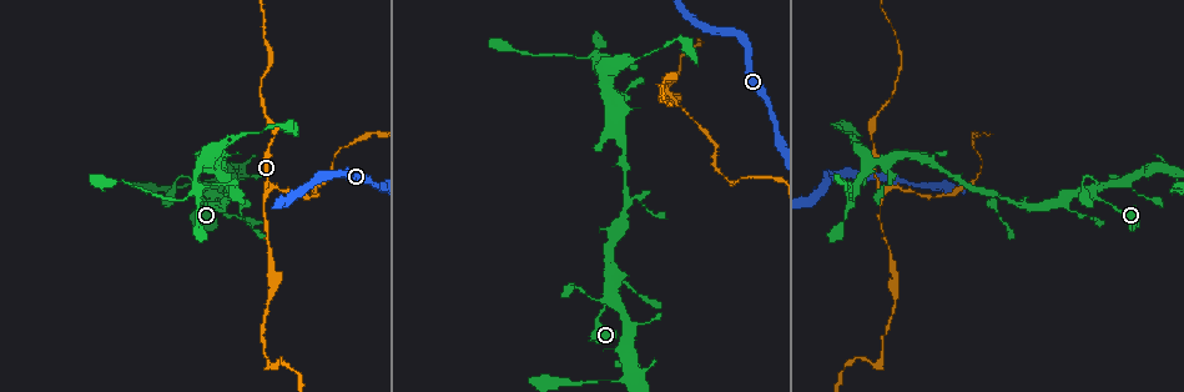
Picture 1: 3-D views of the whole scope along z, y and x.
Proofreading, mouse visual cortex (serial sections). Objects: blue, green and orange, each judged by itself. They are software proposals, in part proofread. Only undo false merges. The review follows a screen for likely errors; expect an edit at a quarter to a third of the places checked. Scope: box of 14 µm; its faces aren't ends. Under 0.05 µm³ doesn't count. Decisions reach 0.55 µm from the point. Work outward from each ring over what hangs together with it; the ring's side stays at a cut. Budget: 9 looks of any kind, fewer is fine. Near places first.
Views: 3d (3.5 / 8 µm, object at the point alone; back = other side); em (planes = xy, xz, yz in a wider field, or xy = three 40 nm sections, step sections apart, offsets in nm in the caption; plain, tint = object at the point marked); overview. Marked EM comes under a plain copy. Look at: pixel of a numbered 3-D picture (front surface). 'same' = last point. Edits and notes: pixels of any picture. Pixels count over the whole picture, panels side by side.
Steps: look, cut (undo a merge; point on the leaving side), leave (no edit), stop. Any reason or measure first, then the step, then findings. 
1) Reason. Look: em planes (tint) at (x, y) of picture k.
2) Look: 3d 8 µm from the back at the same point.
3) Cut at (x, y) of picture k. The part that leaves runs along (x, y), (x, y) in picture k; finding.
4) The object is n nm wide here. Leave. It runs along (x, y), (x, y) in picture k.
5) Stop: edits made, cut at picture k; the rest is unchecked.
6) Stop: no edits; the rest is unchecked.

Two arms in line, one across. Look: 3d 8 µm at (1064, 197) of picture 1.

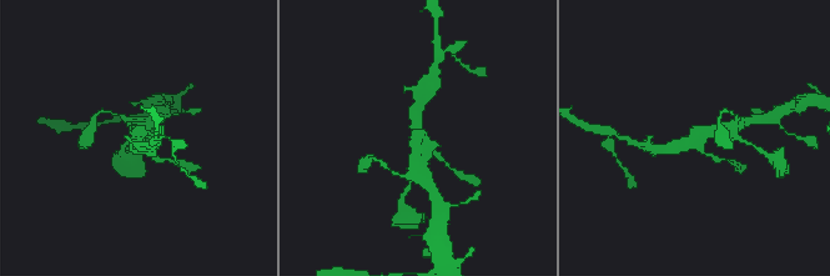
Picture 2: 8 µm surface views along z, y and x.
Now the EM. Look: em planes (tint) at (696, 137) of picture 2.

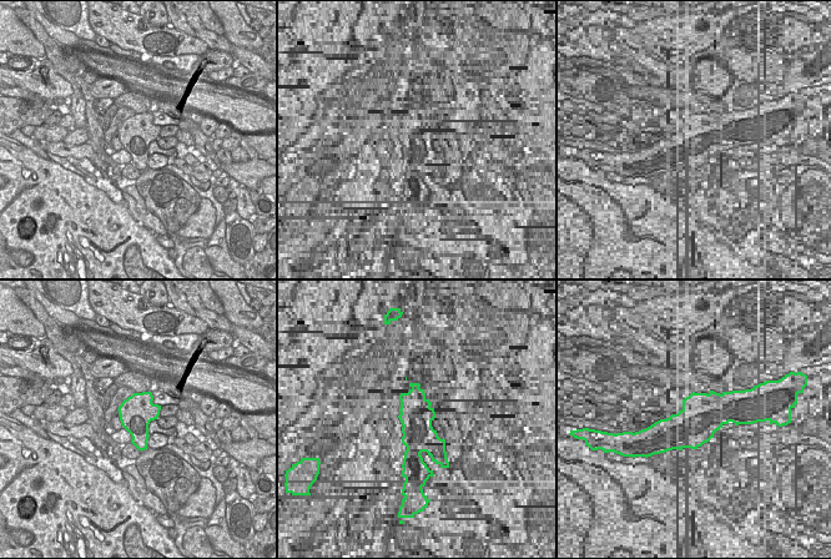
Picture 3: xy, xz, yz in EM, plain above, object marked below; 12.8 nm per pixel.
Leave. It runs along (733, 133), (698, 134), (665, 149) in picture 2; continuous, no second cell.

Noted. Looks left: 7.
Narrows sharply. Look: 3d 3.5 µm from the back at (263, 211) of picture 1.

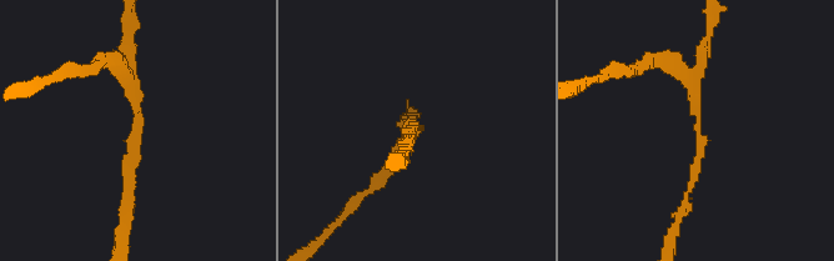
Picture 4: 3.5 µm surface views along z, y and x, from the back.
The arms are 150, 150 nm wide. Look: em xy step 1 (tint) at (699, 120) of picture 4.

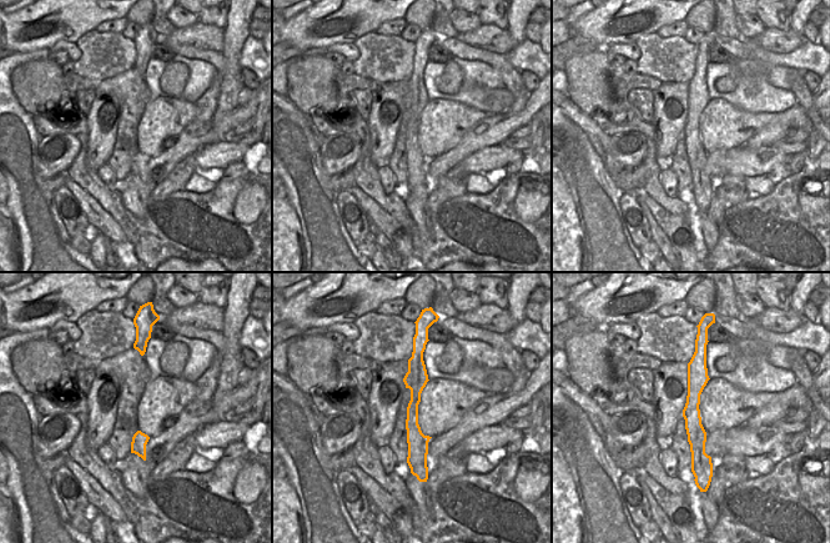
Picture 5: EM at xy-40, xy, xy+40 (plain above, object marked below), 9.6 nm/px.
Cut at (657, 64) of picture 4. The part that leaves runs along (691, 81), (668, 61), (601, 74) in picture 4; a second cell is stuck on.

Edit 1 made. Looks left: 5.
Look: overview.

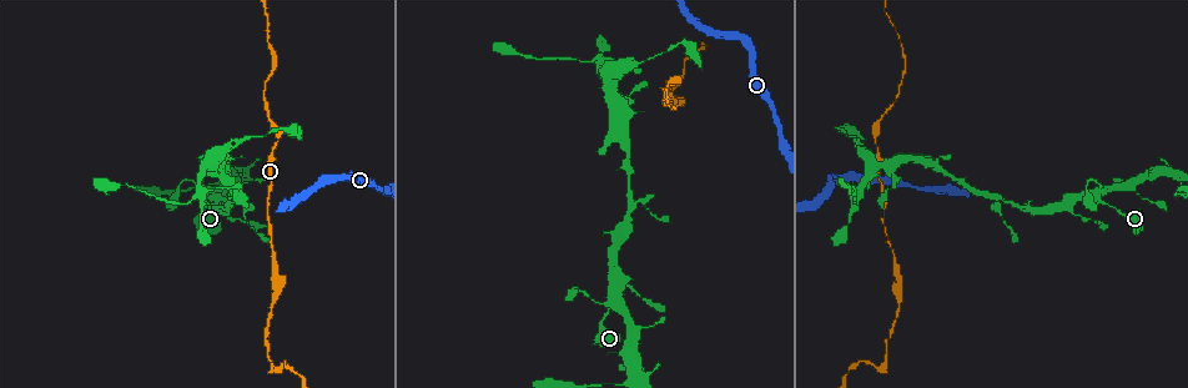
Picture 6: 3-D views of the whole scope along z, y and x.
Narrows sharply. Look: 3d 3.5 µm at (231, 201) of picture 6.

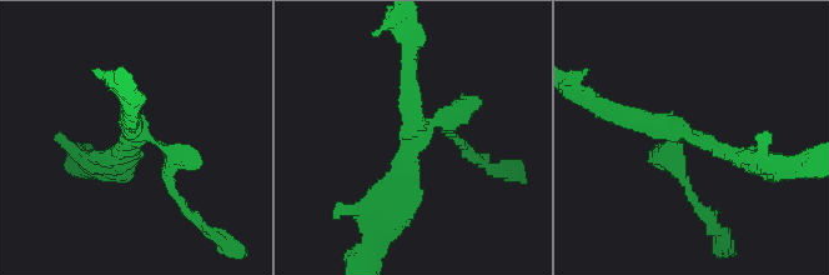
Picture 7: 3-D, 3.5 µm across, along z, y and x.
3 arms meet here; the arms are 200, 250, 300 nm wide. Look: em planes (tint) at (134, 138) of picture 7.

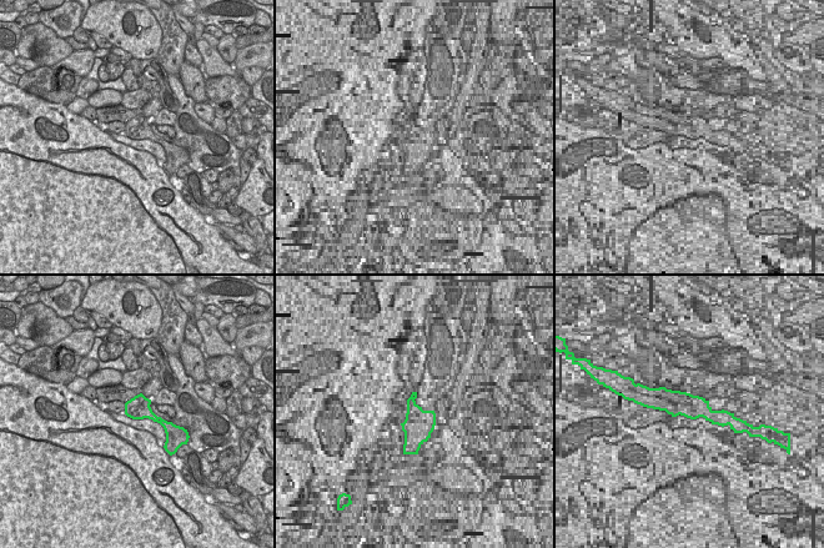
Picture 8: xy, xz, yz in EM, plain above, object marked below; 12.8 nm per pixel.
Leave. It runs along (762, 164), (614, 110) in picture 7; continuous, no second cell.

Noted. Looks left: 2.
A narrow waist. Look: 3d 3.5 µm from the back at (667, 101) of picture 6.

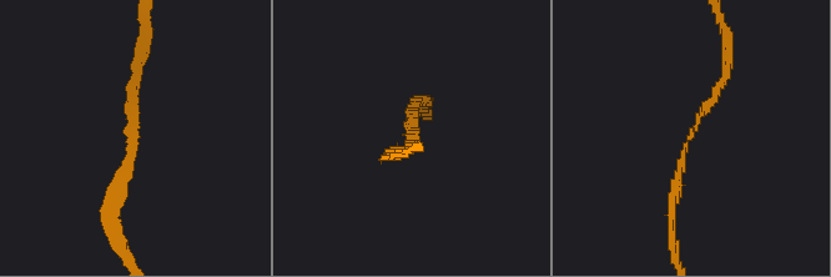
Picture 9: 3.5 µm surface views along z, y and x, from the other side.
The arms are 100, 150 nm wide. Look: em xy step 3 (tint) at (135, 140) of picture 9.

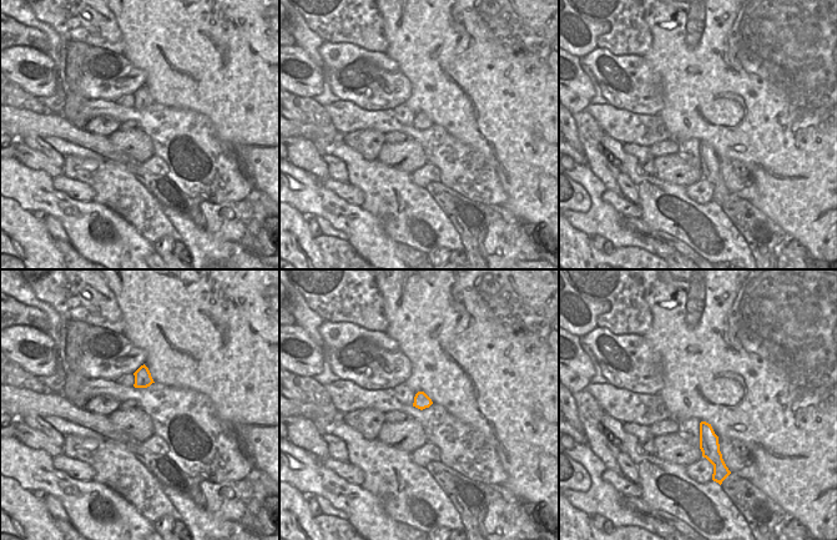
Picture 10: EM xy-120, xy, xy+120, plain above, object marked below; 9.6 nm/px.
Leave. All the same cell.

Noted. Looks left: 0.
Stop: edits made, cut at picture 4; the rest is unchecked.

